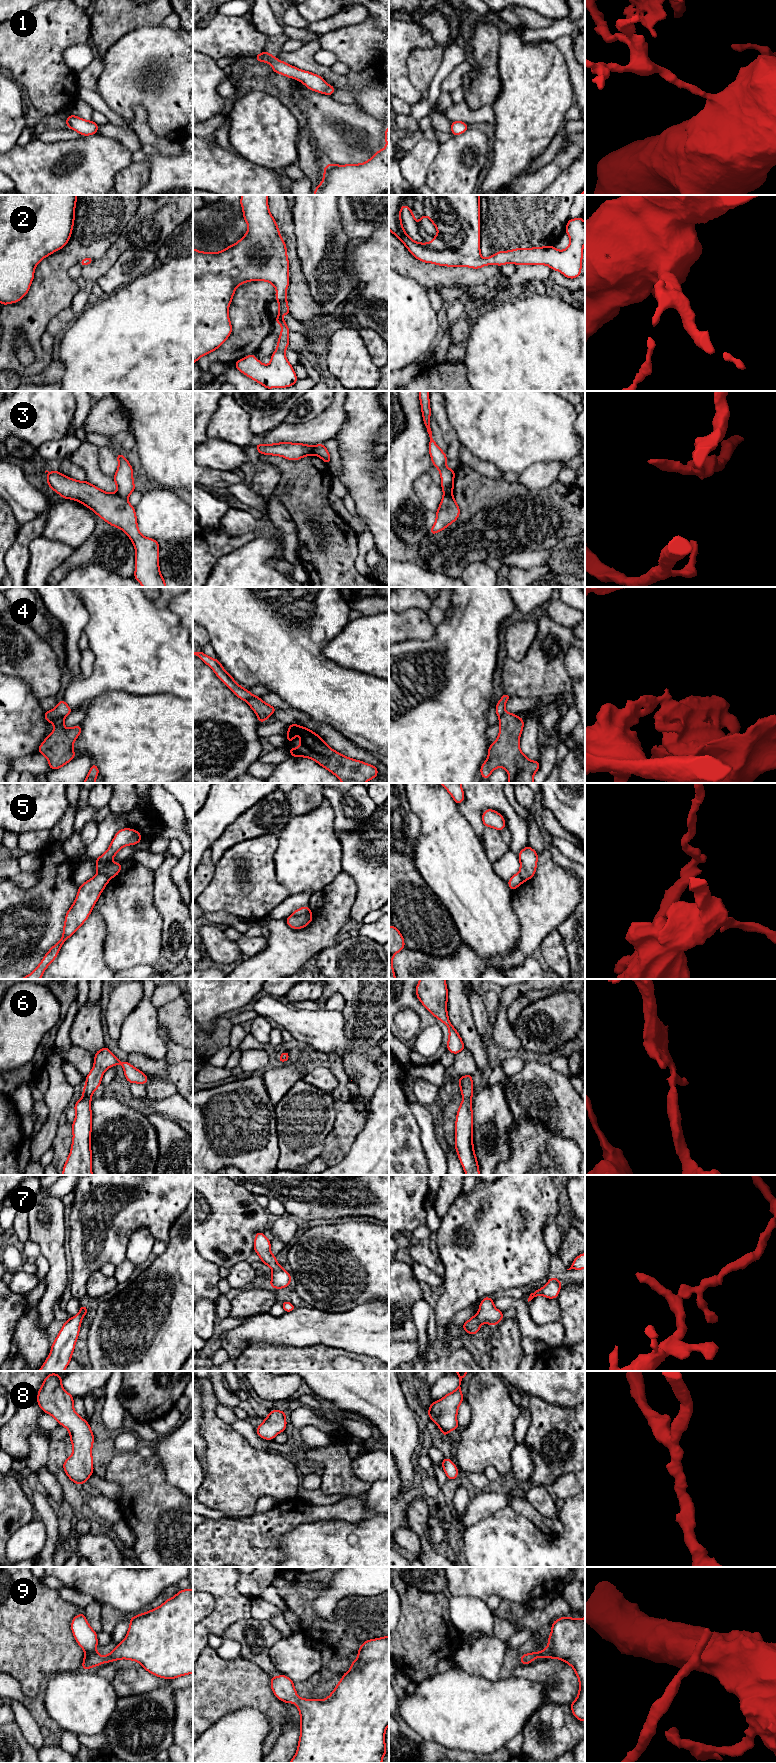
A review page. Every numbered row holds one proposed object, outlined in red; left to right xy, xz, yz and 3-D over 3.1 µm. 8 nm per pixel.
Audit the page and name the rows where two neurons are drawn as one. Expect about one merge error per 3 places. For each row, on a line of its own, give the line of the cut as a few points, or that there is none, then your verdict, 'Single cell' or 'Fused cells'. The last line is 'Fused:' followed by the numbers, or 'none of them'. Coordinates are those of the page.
1: No split. Single cell
2: No split. Single cell
3: Split along xy (116, 492), (126, 499). Fused cells
4: Split along xy (64, 716), (56, 716), (49, 721). Fused cells
5: Split along xz (309, 910), (299, 915), (290, 916), (286, 921). Fused cells
6: No split. Single cell
7: No split. Single cell
8: No split. Single cell
9: No split. Single cell
Fused: 3, 4, 5

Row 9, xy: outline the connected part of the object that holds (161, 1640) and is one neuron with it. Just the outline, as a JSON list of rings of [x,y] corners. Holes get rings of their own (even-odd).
[[[180,1590],[175,1596],[148,1612],[130,1618],[126,1637],[105,1656],[97,1653],[97,1633],[90,1627],[84,1613],[76,1615],[71,1622],[73,1636],[85,1651],[83,1670],[120,1659],[140,1663],[149,1673],[172,1680],[193,1673],[193,1590]]]

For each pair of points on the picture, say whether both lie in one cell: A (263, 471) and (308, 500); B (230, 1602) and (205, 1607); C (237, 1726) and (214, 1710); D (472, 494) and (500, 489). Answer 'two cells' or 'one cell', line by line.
A: two cells
B: two cells
C: two cells
D: one cell

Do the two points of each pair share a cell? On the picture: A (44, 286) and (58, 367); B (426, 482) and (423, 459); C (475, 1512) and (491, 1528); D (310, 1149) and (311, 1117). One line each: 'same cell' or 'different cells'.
A: different cells
B: different cells
C: different cells
D: same cell

